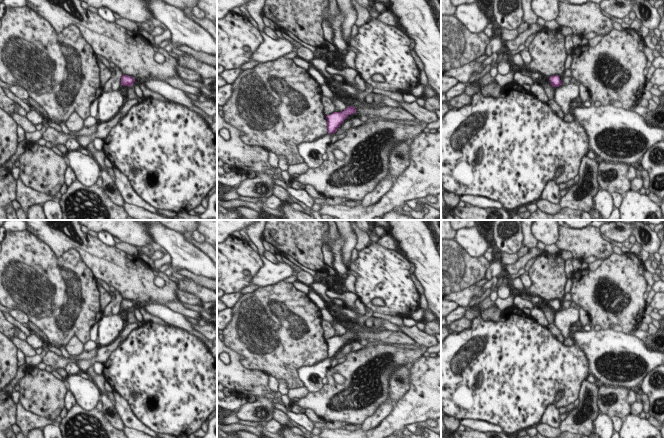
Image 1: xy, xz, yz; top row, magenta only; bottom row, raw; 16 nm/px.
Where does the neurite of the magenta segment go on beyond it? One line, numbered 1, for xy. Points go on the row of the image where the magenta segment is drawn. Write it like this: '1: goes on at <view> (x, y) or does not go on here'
1: does not go on here

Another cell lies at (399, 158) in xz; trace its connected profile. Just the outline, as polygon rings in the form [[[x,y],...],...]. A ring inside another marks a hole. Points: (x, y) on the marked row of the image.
[[[406,141],[395,146],[389,154],[389,172],[390,174],[376,185],[371,193],[367,193],[361,201],[361,206],[367,207],[379,202],[393,186],[397,177],[406,170],[410,164],[410,144]]]

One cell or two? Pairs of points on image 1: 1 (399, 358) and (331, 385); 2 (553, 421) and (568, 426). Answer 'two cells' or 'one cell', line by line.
1: one cell
2: two cells

